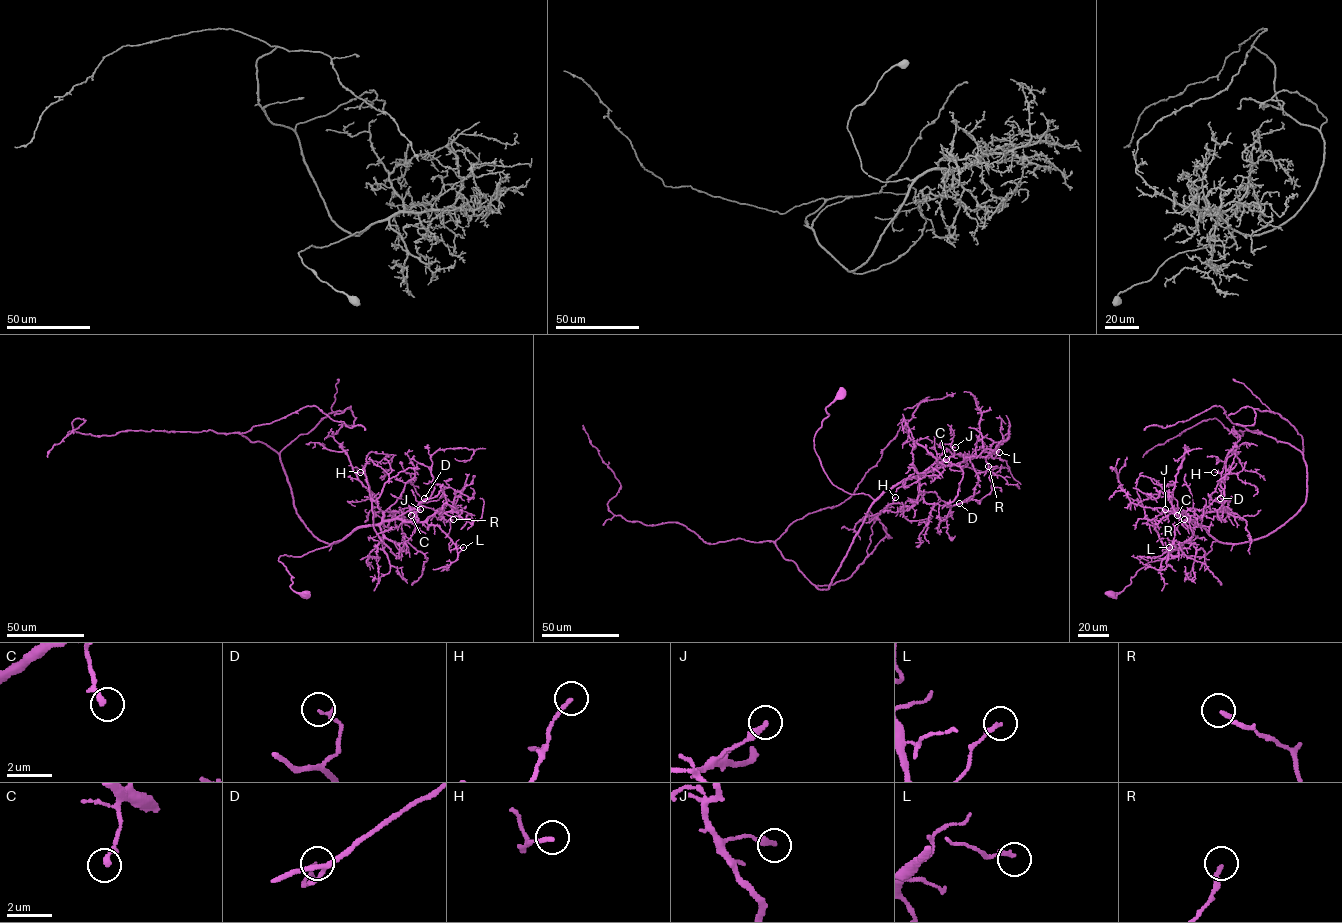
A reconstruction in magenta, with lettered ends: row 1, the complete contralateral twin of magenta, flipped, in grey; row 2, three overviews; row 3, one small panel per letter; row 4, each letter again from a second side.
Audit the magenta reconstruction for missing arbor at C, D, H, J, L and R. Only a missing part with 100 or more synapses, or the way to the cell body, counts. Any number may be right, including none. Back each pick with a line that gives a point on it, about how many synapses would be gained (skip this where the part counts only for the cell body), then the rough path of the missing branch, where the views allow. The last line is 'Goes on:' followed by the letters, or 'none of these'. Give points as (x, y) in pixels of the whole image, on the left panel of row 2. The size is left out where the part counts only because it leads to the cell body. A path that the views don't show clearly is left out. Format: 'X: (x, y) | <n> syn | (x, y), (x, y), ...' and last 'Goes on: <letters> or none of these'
Goes on: none of these

